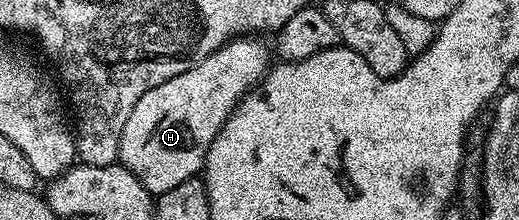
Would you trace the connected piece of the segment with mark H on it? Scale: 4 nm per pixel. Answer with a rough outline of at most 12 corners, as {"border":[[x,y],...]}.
{"border":[[234,39],[151,87],[120,164],[160,195],[204,170],[237,102],[271,68]]}

